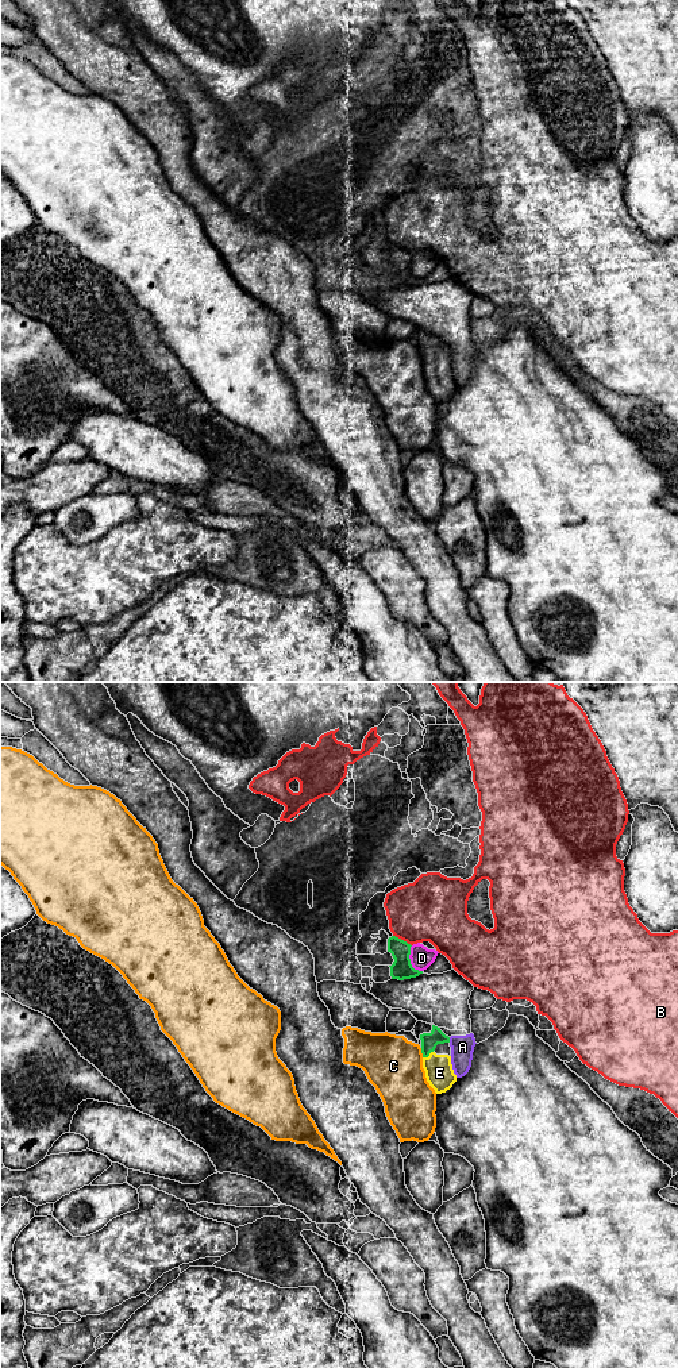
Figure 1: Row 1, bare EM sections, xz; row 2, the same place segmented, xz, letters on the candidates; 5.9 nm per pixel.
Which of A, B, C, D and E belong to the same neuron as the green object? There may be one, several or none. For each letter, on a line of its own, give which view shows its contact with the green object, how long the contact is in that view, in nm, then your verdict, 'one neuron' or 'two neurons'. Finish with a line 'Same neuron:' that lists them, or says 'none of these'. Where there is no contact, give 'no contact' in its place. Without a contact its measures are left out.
A: contact in xz; length 30 nm; two neurons
B: contact in xz; length 130 nm; two neurons
C: contact in xz; length 60 nm; two neurons
D: contact in xz; length 170 nm; two neurons
E: contact in xz; length 80 nm; one neuron
Same neuron: E

